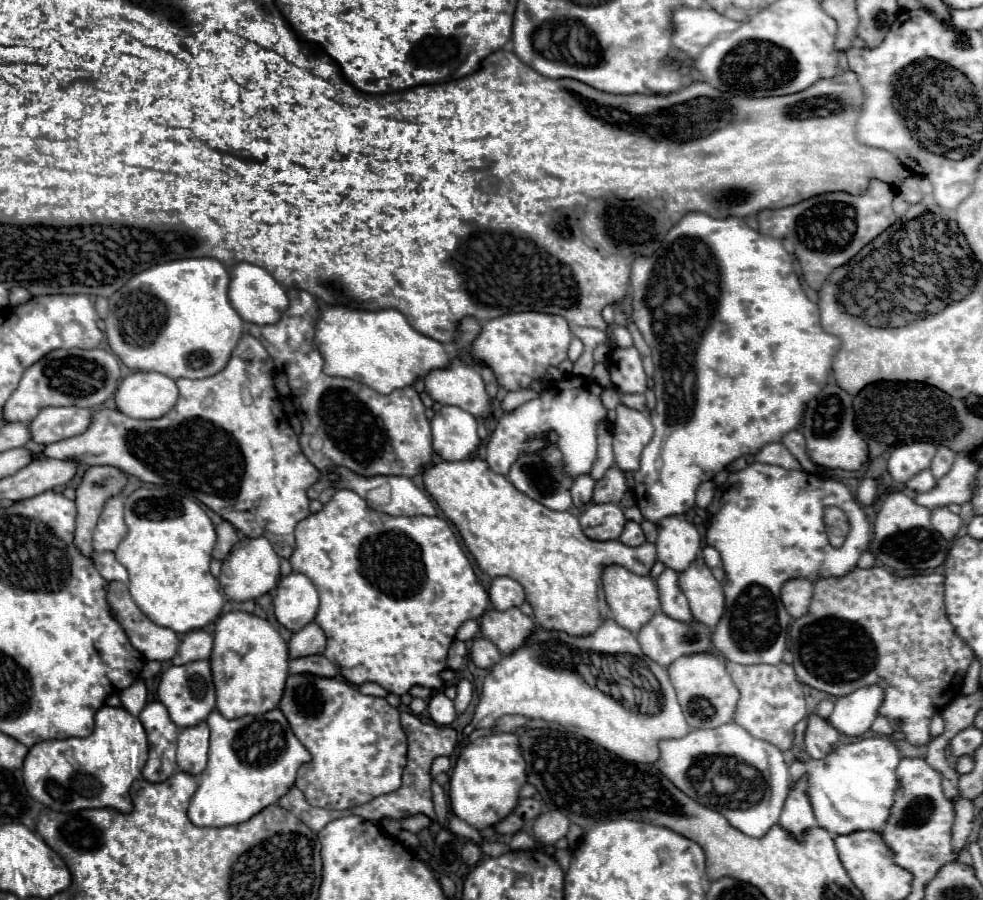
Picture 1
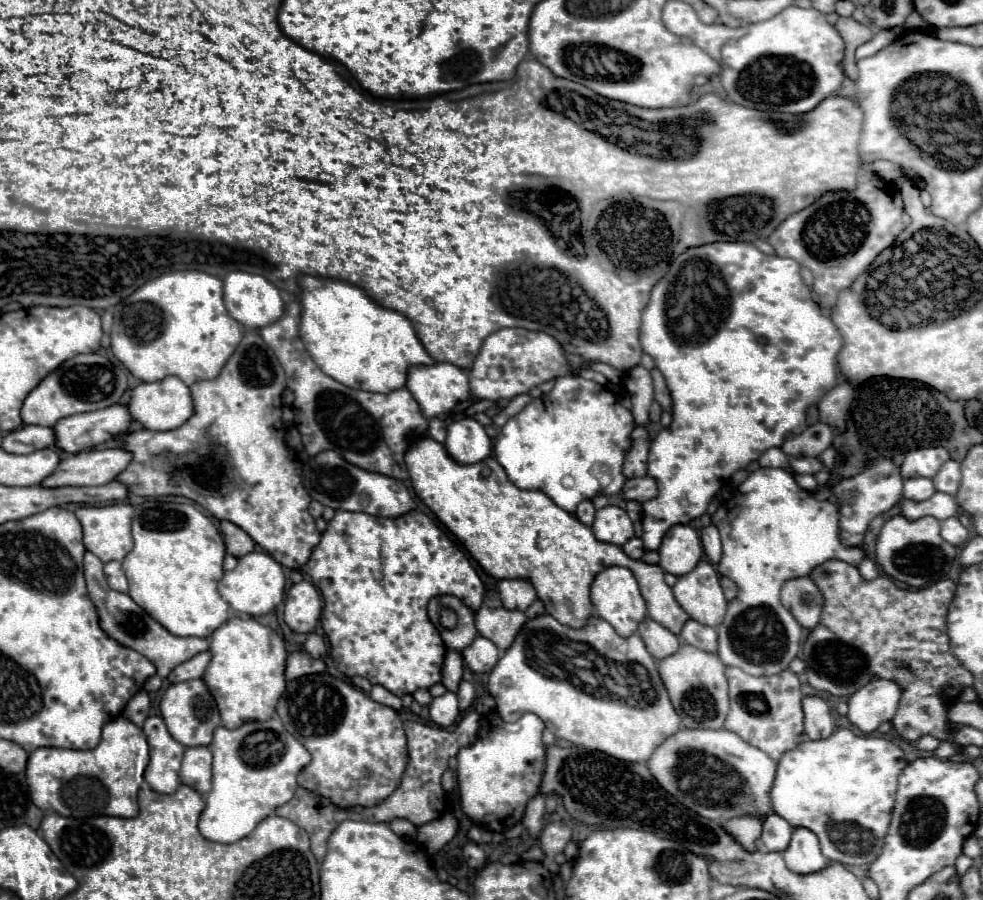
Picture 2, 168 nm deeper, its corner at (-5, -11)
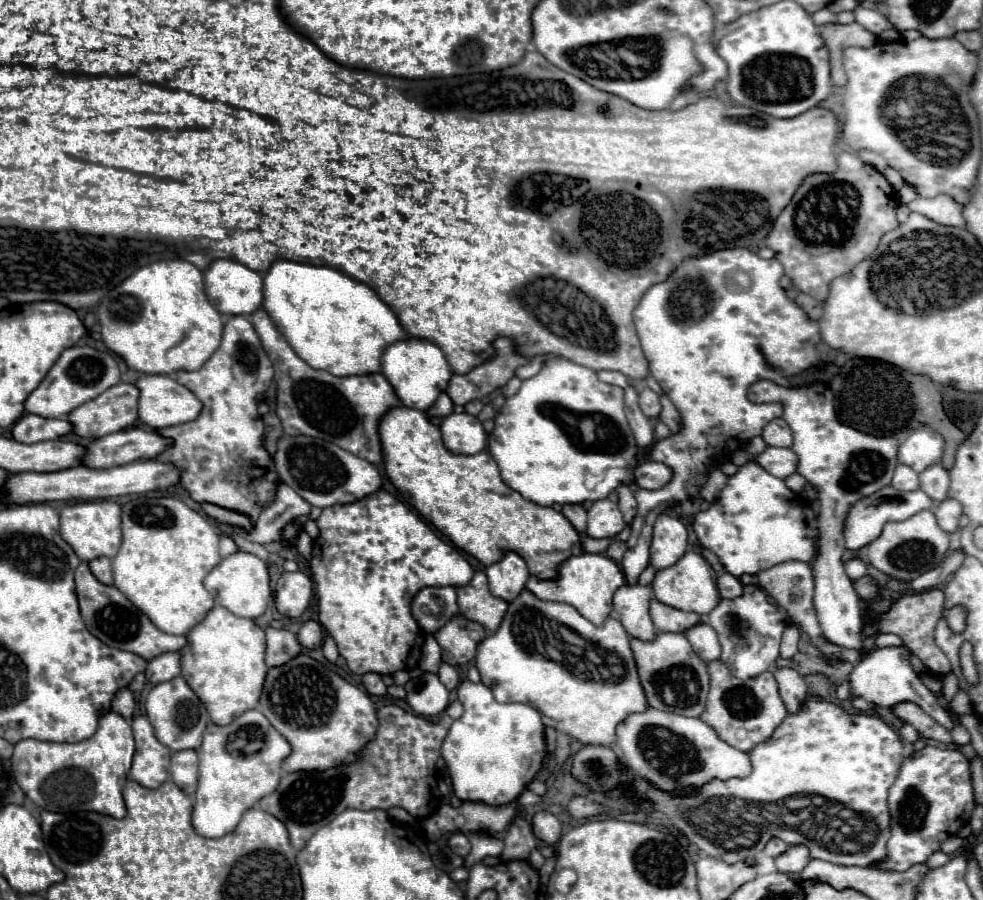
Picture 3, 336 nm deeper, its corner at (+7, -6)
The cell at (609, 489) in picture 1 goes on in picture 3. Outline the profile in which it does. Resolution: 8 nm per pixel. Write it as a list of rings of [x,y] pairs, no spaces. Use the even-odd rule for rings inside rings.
[[[645,461],[635,469],[635,481],[641,489],[661,489],[673,477],[671,467],[659,461]]]

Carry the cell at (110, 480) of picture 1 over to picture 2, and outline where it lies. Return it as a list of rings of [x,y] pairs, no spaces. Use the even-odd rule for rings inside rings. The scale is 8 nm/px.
[[[85,552],[83,566],[85,566],[85,580],[87,580],[89,596],[95,604],[95,608],[97,608],[101,628],[111,638],[115,638],[119,644],[123,644],[127,648],[133,648],[135,652],[139,652],[147,660],[151,660],[157,668],[159,678],[167,678],[175,666],[179,666],[181,662],[185,662],[185,660],[193,658],[195,654],[207,650],[207,640],[205,638],[179,638],[179,636],[169,634],[157,620],[153,620],[141,606],[137,606],[129,598],[129,594],[121,594],[121,592],[111,590],[107,580],[105,580],[105,574],[103,574],[103,562],[95,554]]]

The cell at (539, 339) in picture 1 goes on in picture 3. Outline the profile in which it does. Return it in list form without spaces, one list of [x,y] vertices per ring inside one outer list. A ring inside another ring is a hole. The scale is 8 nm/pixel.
[[[497,339],[495,341],[495,357],[467,375],[453,375],[447,393],[453,399],[455,405],[463,407],[467,401],[483,399],[489,393],[501,389],[507,385],[507,381],[515,375],[515,369],[519,365],[525,365],[527,359],[515,353],[515,347],[509,339]]]

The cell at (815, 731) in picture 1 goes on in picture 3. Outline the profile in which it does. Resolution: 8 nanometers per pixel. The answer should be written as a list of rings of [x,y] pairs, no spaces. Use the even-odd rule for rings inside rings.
[[[787,667],[775,669],[773,677],[779,685],[779,695],[787,707],[787,711],[789,713],[799,711],[801,701],[807,697],[807,687],[805,687],[803,677],[795,669],[787,669]]]

